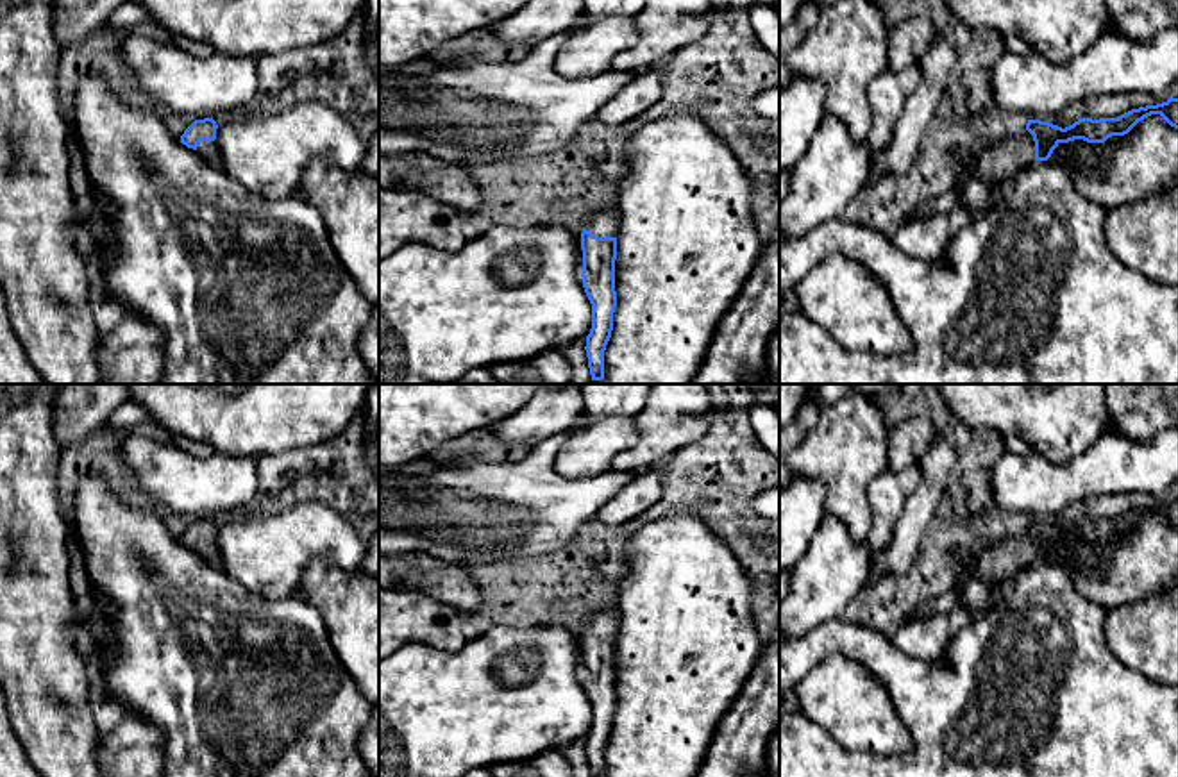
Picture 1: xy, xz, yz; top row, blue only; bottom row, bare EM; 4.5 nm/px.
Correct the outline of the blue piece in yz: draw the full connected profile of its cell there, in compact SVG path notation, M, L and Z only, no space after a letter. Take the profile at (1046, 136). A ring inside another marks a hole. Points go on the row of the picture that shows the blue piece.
M1178 98L1157 105L1132 109L1117 118L1080 118L1062 129L1049 121L1028 120L1026 130L1035 141L1035 161L1048 161L1060 143L1083 139L1087 143L1105 143L1112 136L1128 134L1139 121L1151 114L1160 114L1171 127L1178 129Z

